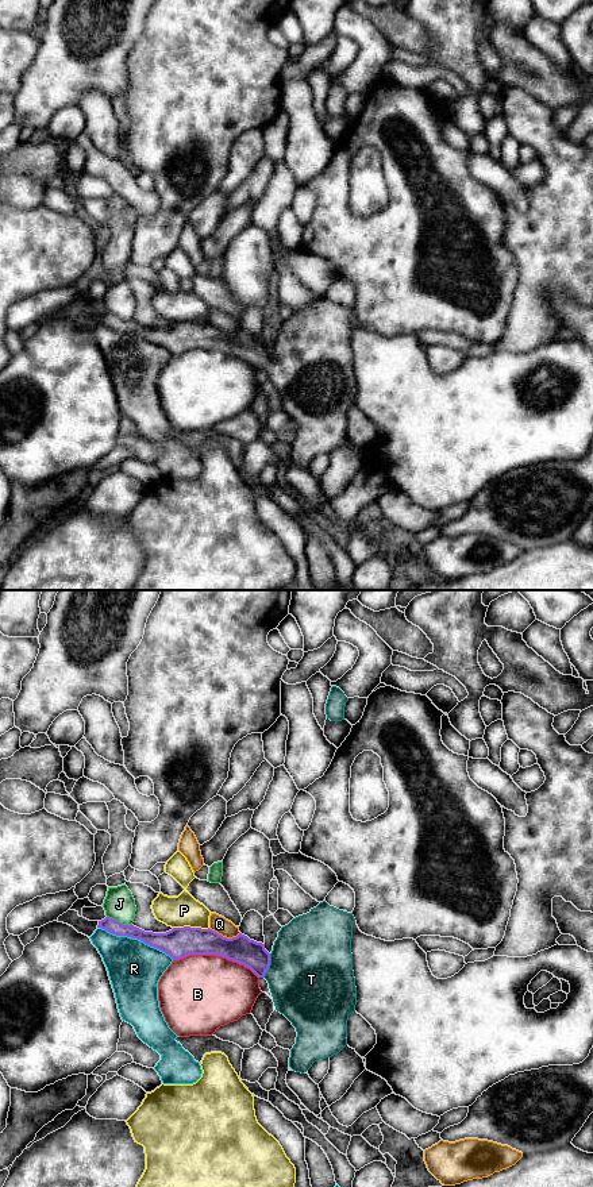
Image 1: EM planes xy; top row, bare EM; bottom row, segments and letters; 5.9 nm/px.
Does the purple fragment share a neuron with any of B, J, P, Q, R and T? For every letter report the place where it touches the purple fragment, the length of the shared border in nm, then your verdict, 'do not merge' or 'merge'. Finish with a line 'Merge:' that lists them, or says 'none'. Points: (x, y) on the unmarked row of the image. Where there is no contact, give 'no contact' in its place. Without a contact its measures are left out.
B: xy (216, 350) | 500 nm | do not merge
J: xy (118, 316) | 160 nm | do not merge
P: xy (189, 322) | 220 nm | do not merge
Q: xy (224, 332) | 190 nm | do not merge
R: xy (135, 332) | 500 nm | do not merge
T: xy (269, 359) | 150 nm | merge
Merge: T

